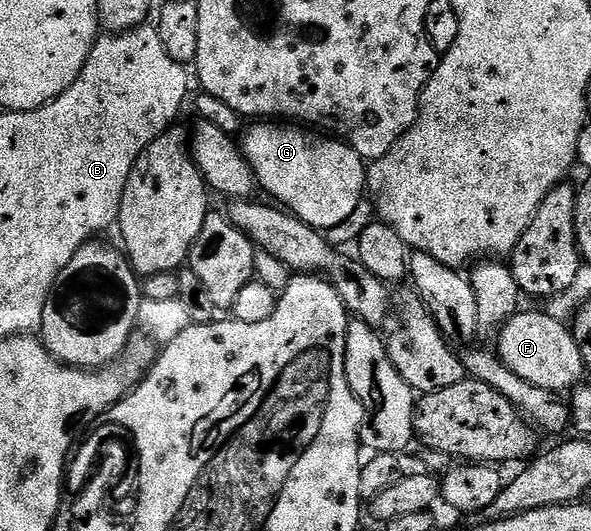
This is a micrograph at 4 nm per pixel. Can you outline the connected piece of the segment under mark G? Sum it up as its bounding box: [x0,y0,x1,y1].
[241,120,367,232]

